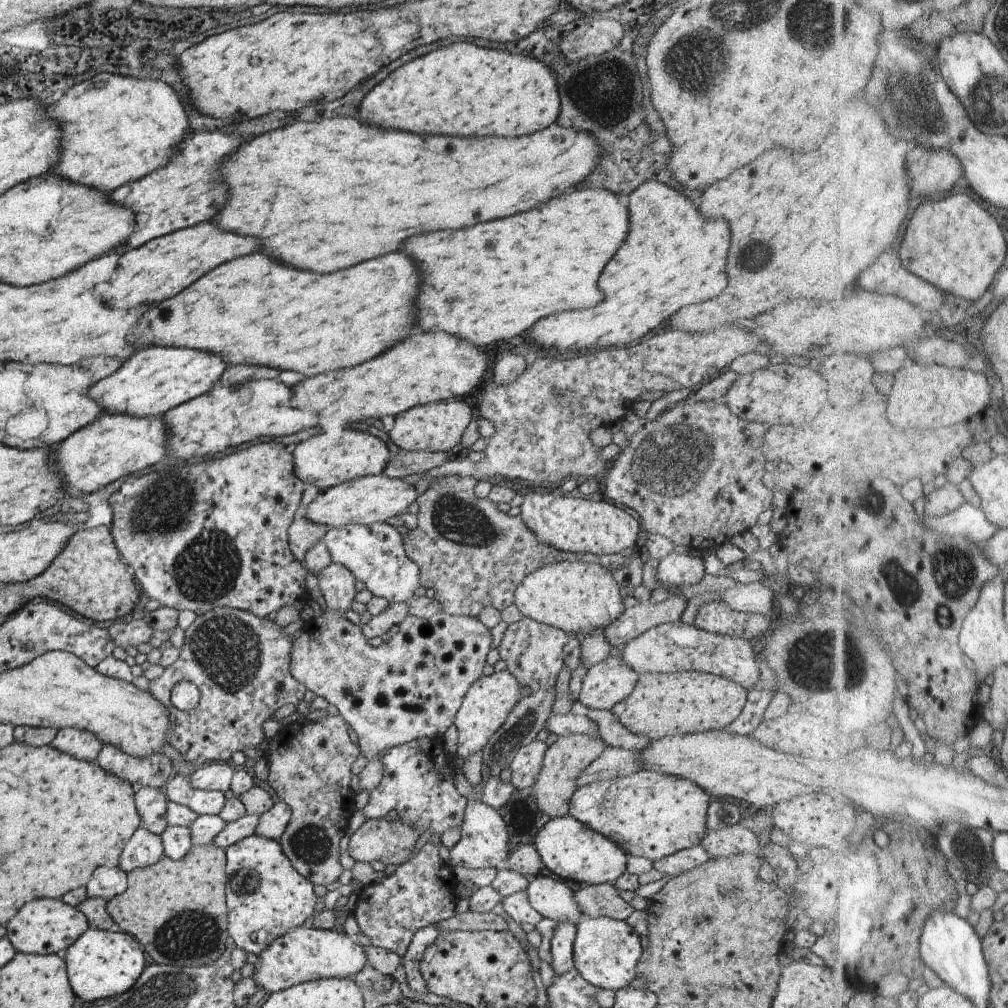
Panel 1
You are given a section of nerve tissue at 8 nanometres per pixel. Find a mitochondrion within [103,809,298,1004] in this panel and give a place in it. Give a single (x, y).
(190, 936)

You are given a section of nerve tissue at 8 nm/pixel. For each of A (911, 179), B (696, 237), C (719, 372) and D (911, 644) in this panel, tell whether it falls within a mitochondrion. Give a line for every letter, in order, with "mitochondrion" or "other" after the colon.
A: other
B: other
C: other
D: other

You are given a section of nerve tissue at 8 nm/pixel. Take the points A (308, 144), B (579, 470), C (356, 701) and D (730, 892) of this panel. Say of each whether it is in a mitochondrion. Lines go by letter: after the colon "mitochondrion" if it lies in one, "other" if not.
A: other
B: other
C: other
D: mitochondrion

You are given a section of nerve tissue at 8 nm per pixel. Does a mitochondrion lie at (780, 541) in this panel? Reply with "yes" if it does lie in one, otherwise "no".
no

